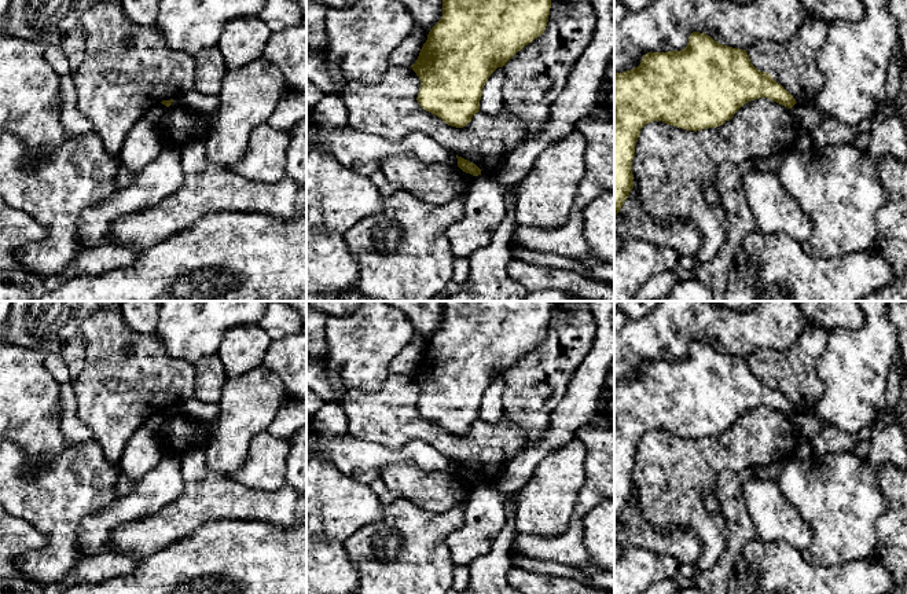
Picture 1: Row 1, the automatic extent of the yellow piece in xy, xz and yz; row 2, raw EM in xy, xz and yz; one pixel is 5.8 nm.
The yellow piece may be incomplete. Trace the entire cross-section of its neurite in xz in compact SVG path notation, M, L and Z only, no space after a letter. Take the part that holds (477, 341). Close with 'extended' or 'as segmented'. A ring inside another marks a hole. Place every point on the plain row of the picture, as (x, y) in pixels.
M443 301L443 324L430 337L418 367L411 374L421 388L419 414L451 434L466 434L480 419L482 396L491 382L546 338L552 301Z | as segmented

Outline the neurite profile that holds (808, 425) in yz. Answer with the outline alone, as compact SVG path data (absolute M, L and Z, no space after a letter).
M796 411L790 418L794 426L800 430L801 436L808 439L814 434L818 434L823 428L829 426L826 421L801 411Z

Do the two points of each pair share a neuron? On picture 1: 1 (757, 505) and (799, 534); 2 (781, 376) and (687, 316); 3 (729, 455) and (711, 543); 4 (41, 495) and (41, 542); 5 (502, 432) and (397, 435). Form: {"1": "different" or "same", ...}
{"1": "same", "2": "different", "3": "same", "4": "different", "5": "same"}

